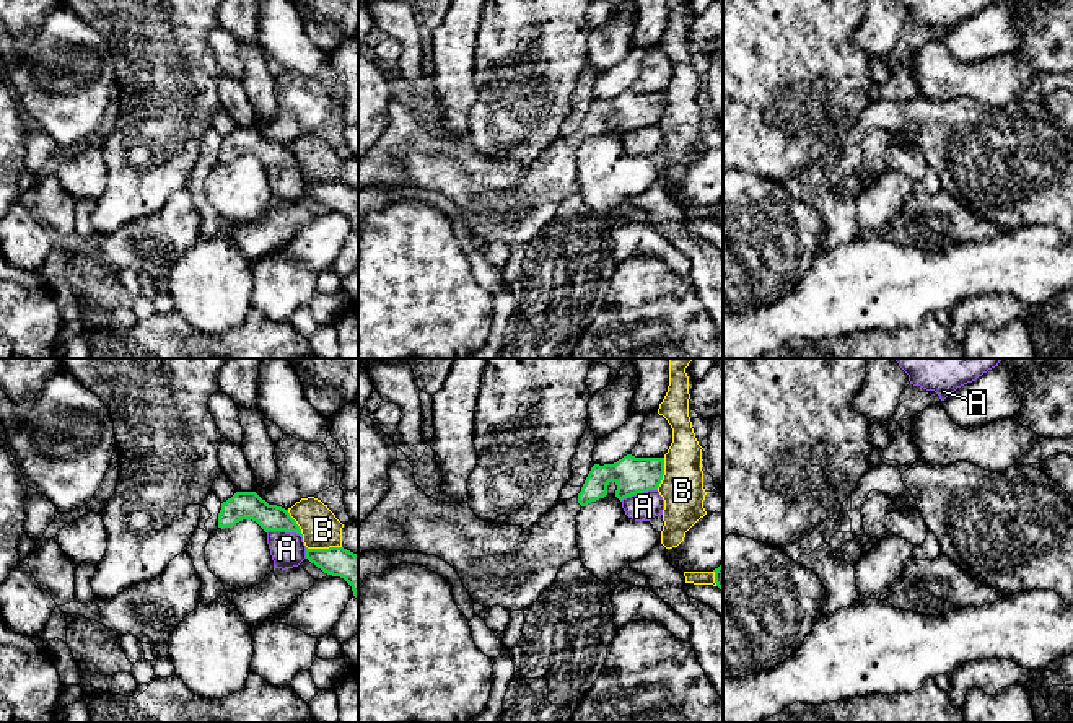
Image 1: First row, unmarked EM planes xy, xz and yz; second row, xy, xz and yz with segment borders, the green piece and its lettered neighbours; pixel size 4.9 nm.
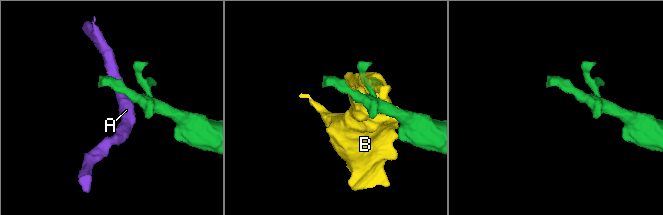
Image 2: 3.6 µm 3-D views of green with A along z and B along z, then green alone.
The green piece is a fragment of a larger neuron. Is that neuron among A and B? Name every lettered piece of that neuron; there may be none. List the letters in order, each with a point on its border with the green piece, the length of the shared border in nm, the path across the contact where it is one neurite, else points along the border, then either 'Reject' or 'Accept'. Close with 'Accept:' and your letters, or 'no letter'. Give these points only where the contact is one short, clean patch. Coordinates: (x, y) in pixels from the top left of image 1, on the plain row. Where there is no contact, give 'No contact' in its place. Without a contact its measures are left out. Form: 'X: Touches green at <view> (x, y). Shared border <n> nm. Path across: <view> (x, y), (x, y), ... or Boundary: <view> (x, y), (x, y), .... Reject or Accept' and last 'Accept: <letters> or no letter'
A: Touches green at xz (639, 127). Shared border 190 nm. Boundary: xz (656, 124), (637, 127), (621, 135). Reject
B: Touches green at xy (324, 184). Shared border 180 nm. Reject
Accept: no letter

